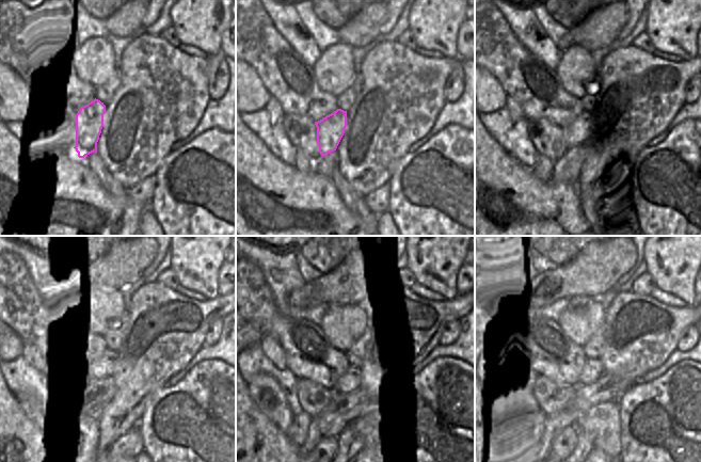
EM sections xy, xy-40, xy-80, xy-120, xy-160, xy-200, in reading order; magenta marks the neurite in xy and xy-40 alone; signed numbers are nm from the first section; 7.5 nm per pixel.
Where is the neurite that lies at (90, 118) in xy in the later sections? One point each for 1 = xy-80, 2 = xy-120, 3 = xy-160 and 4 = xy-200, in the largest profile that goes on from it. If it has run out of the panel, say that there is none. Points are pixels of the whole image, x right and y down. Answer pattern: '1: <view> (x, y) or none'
1: xy-80 (576, 133)
2: xy-120 (104, 376)
3: xy-160 (349, 381)
4: xy-200 (593, 369)

